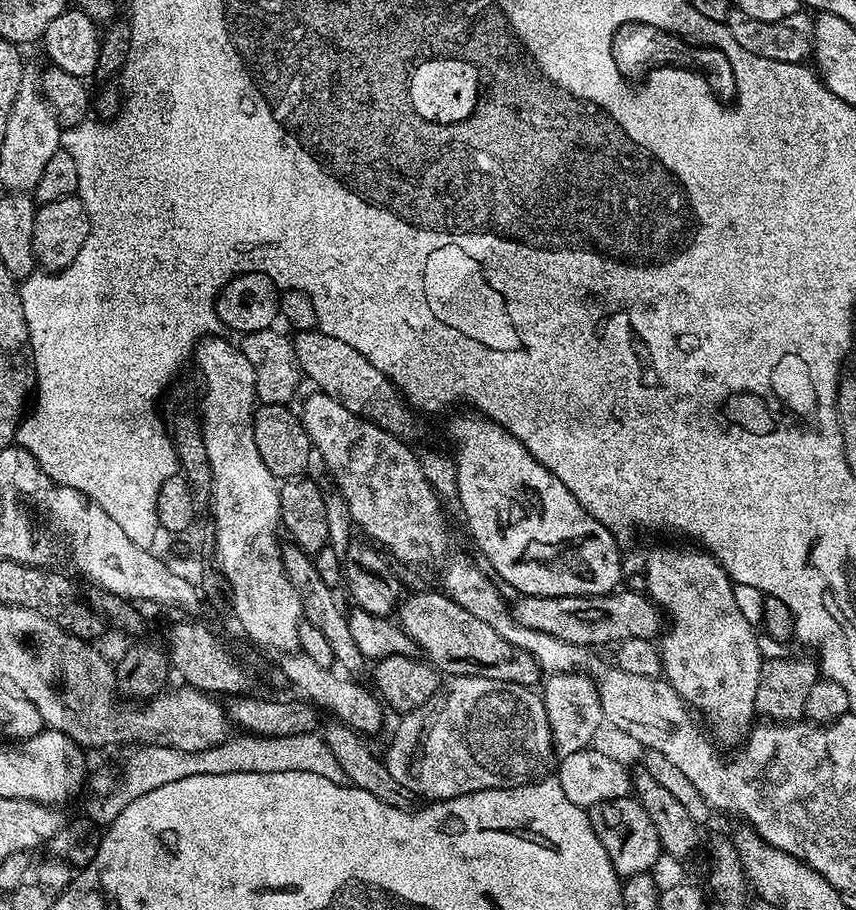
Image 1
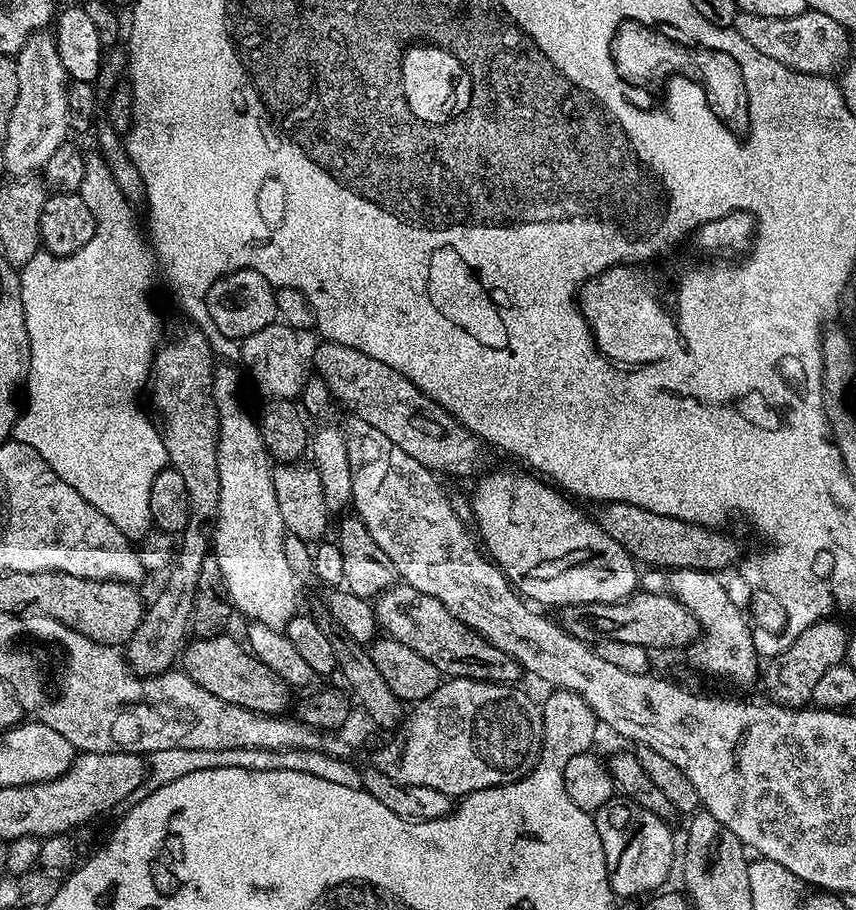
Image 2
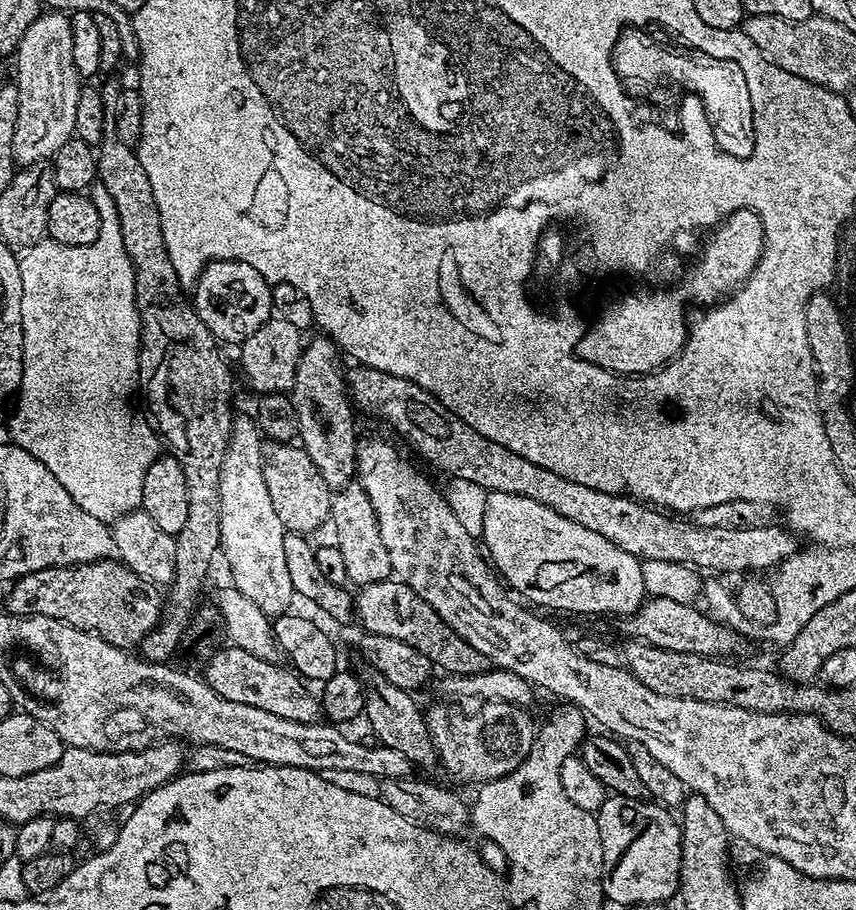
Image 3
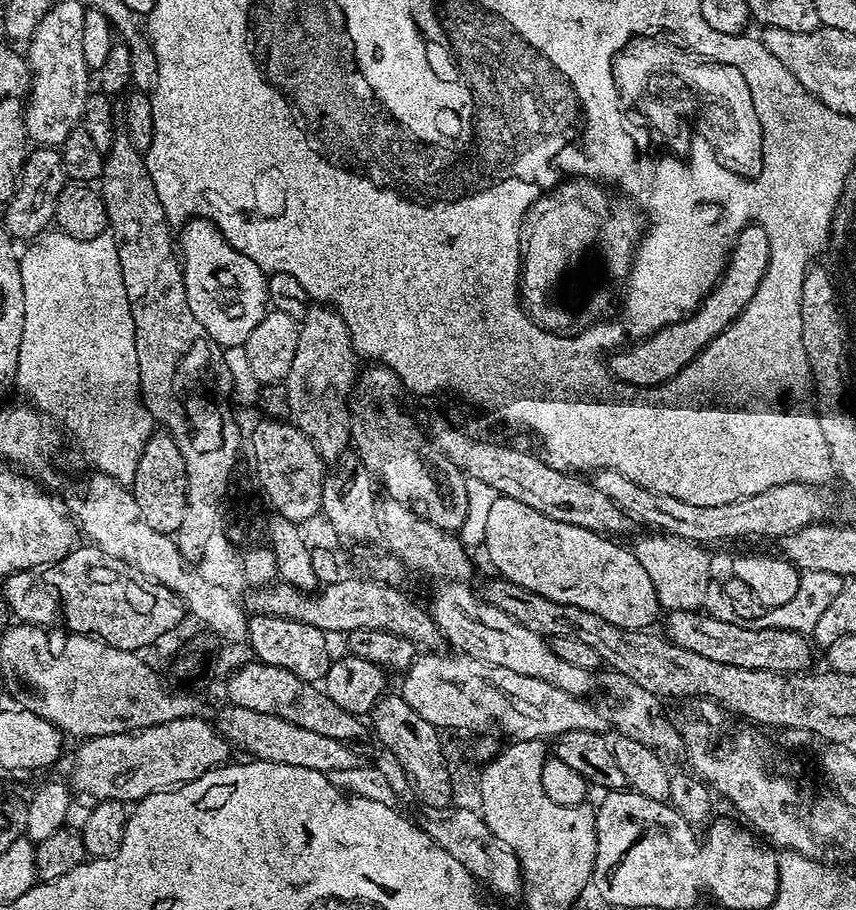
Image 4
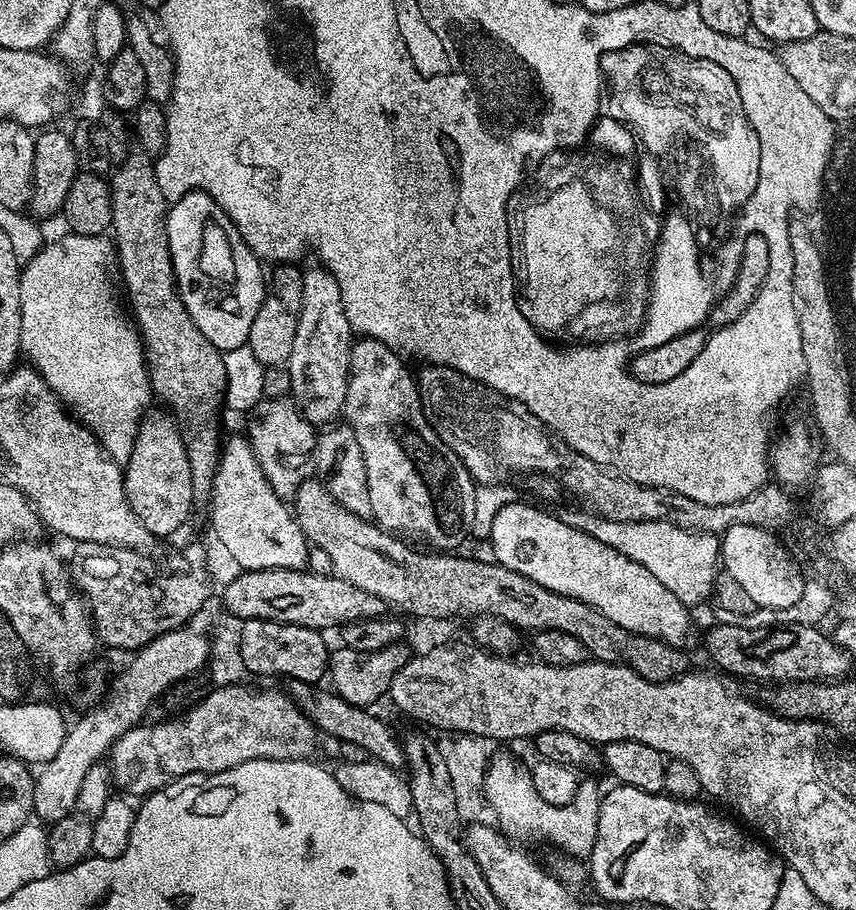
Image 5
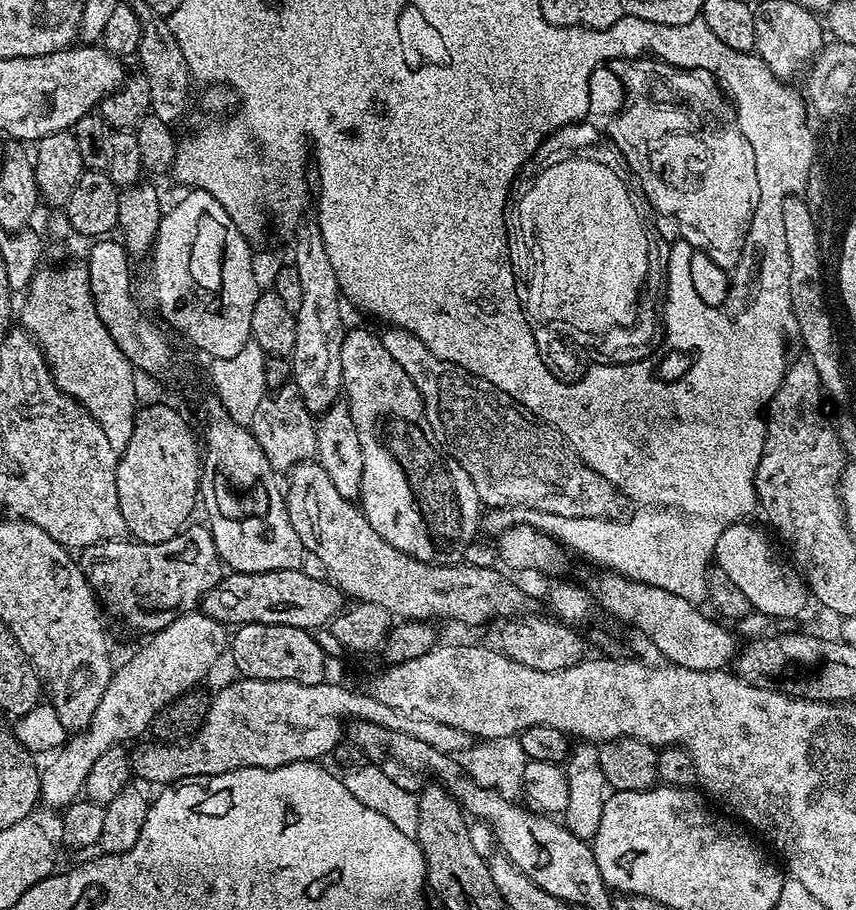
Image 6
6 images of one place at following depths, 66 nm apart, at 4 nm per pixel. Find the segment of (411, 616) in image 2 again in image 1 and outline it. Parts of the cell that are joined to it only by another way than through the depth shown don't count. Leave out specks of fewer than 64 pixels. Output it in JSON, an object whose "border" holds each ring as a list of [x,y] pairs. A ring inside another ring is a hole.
{"border":[[[443,591],[405,595],[398,605],[398,623],[403,632],[410,634],[423,659],[445,677],[491,678],[531,688],[541,681],[542,673],[532,654],[506,642],[492,626],[487,626],[482,618],[474,618]]]}

